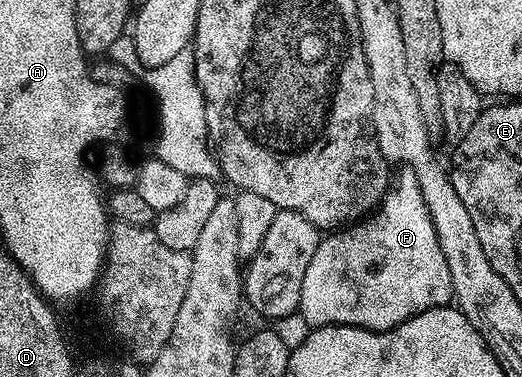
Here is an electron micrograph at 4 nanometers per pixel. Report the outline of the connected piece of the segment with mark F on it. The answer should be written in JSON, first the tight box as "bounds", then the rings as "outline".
{"bounds":[298,169,452,331],"outline":[[[403,169],[399,176],[392,178],[389,183],[390,190],[383,197],[383,202],[375,208],[374,212],[342,229],[332,230],[324,234],[319,240],[317,251],[309,262],[305,272],[305,279],[301,286],[301,297],[298,312],[303,315],[311,329],[317,327],[363,327],[366,331],[388,331],[401,325],[409,317],[417,313],[425,313],[434,307],[445,307],[452,302],[451,278],[449,277],[449,264],[445,261],[445,253],[441,253],[441,245],[437,241],[437,233],[433,229],[433,221],[429,217],[429,209],[425,205],[425,197],[421,197],[421,189],[417,185],[417,177],[410,169]]]}

